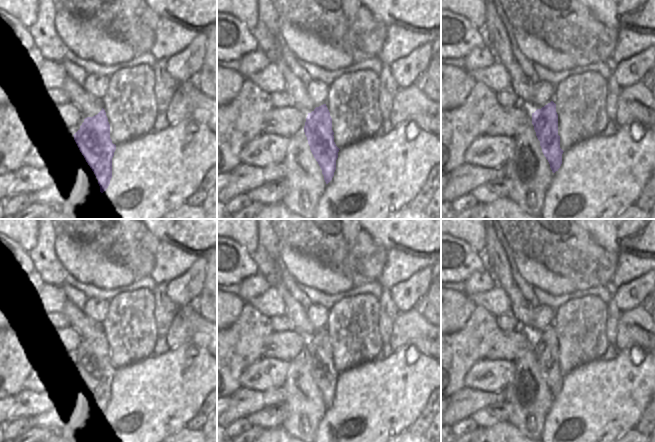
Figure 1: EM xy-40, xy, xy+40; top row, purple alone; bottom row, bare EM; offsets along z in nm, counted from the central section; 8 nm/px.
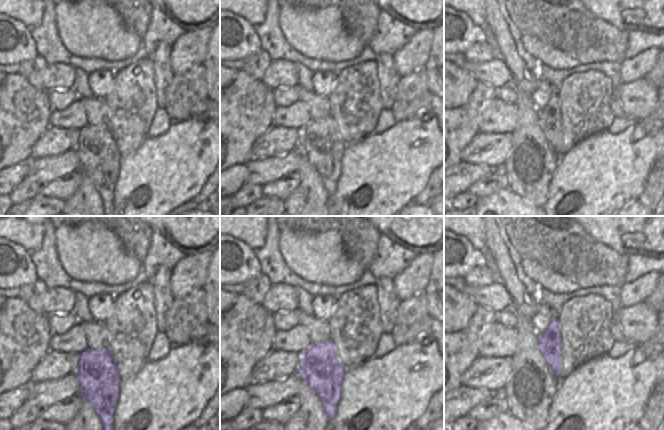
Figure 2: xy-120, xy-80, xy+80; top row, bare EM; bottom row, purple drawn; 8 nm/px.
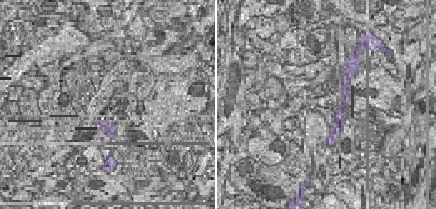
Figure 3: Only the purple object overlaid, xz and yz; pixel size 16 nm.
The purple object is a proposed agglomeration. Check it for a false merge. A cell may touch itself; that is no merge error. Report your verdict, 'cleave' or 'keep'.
cleave

